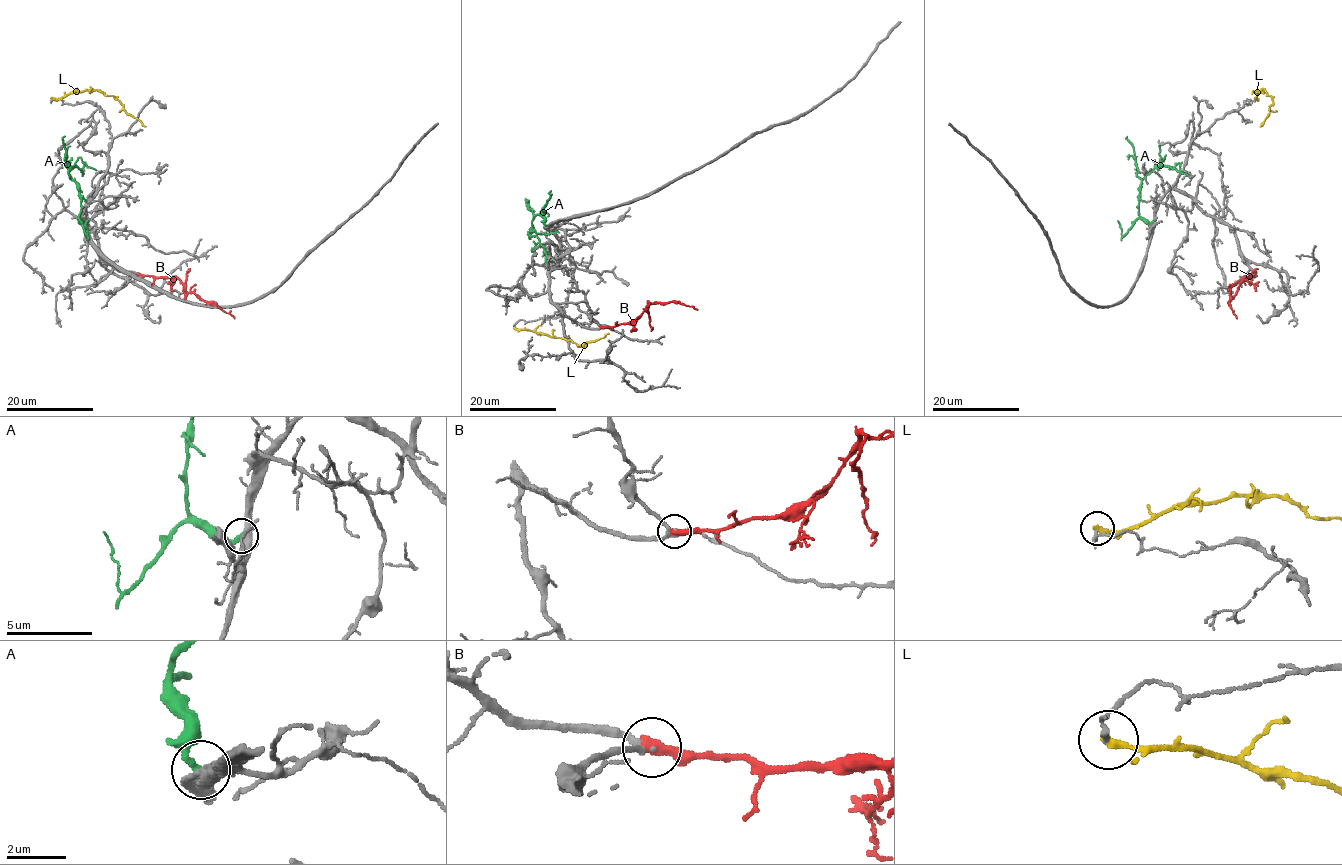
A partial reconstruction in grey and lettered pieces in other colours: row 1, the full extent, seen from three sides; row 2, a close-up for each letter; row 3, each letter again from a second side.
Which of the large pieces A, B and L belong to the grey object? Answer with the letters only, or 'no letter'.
B

